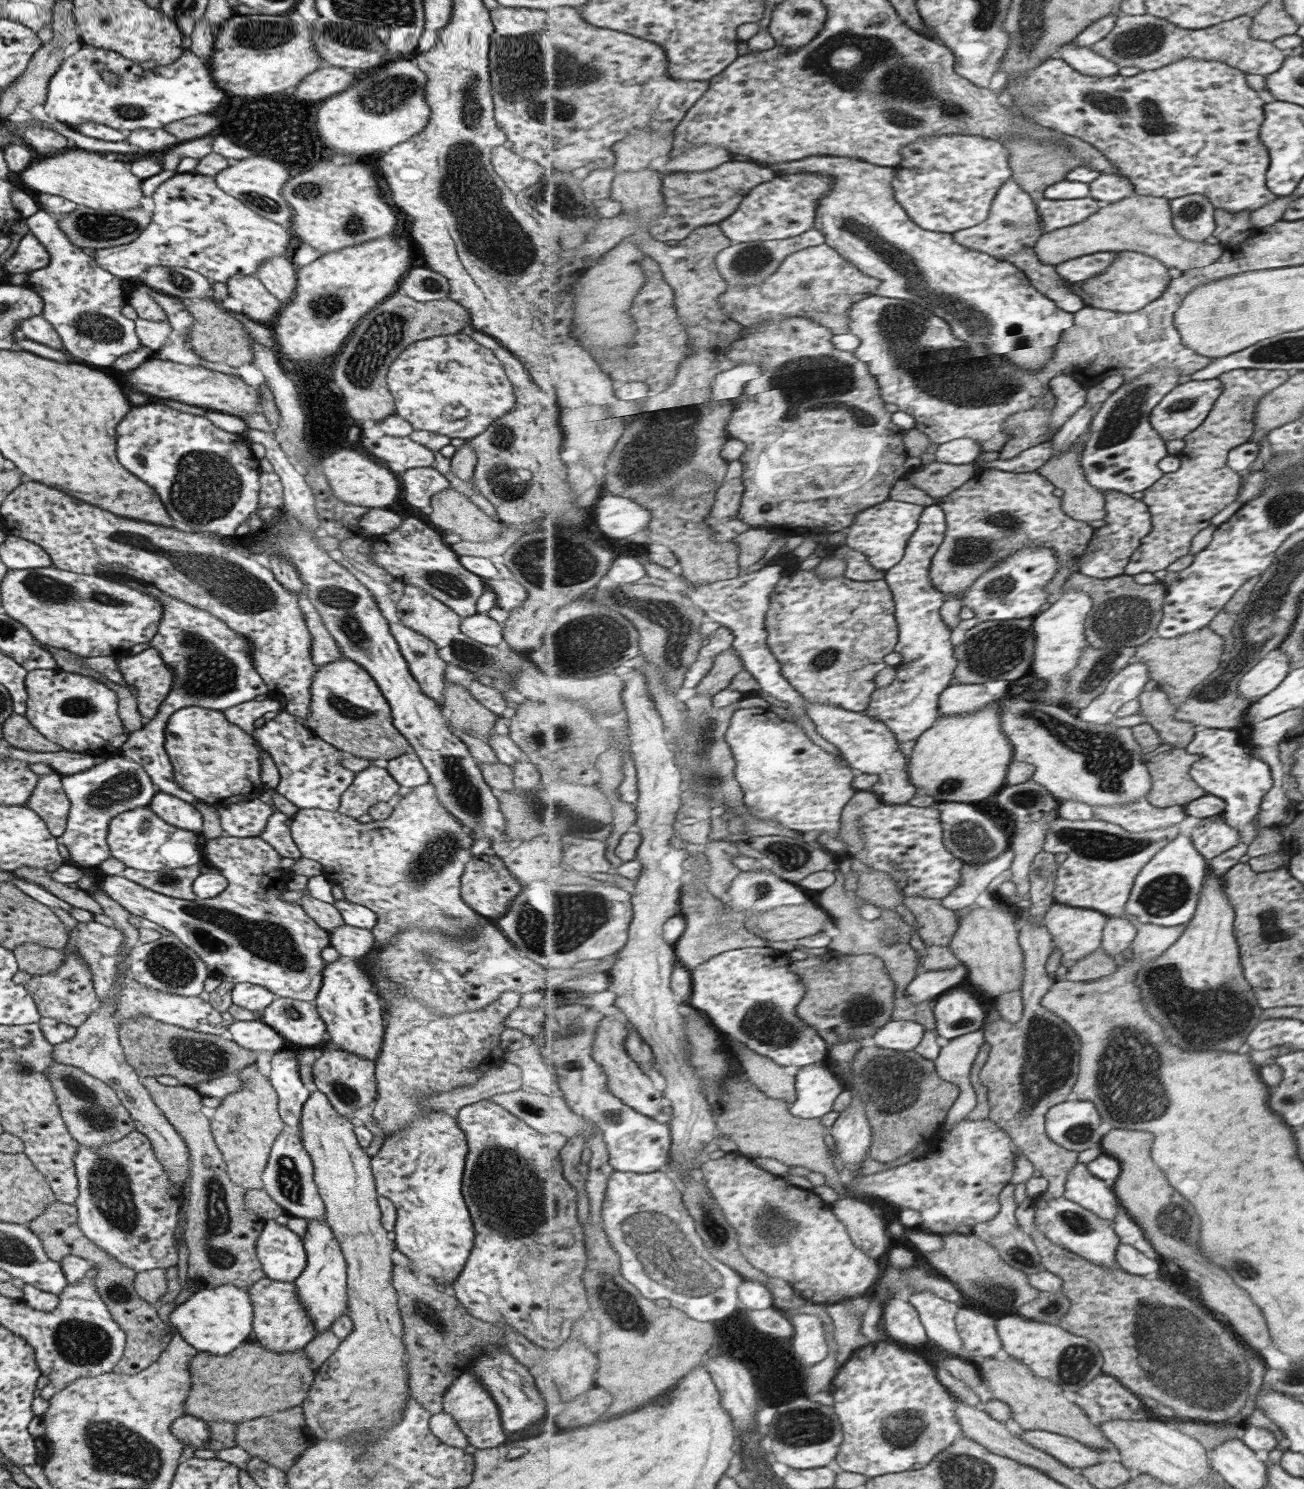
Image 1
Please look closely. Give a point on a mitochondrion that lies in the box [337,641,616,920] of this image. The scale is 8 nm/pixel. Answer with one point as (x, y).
(436, 854)

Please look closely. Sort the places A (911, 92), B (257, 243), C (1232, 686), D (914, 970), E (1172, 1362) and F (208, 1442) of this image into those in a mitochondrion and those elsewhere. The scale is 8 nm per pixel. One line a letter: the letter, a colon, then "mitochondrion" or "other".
A: mitochondrion
B: other
C: mitochondrion
D: other
E: mitochondrion
F: other

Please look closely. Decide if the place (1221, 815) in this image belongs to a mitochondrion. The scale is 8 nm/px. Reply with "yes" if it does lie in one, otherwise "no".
no

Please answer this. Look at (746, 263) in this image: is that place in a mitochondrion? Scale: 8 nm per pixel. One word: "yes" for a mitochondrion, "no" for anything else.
yes

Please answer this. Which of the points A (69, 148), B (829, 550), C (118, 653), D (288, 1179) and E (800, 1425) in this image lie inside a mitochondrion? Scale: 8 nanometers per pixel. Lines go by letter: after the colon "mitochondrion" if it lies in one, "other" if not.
A: other
B: other
C: other
D: mitochondrion
E: mitochondrion

